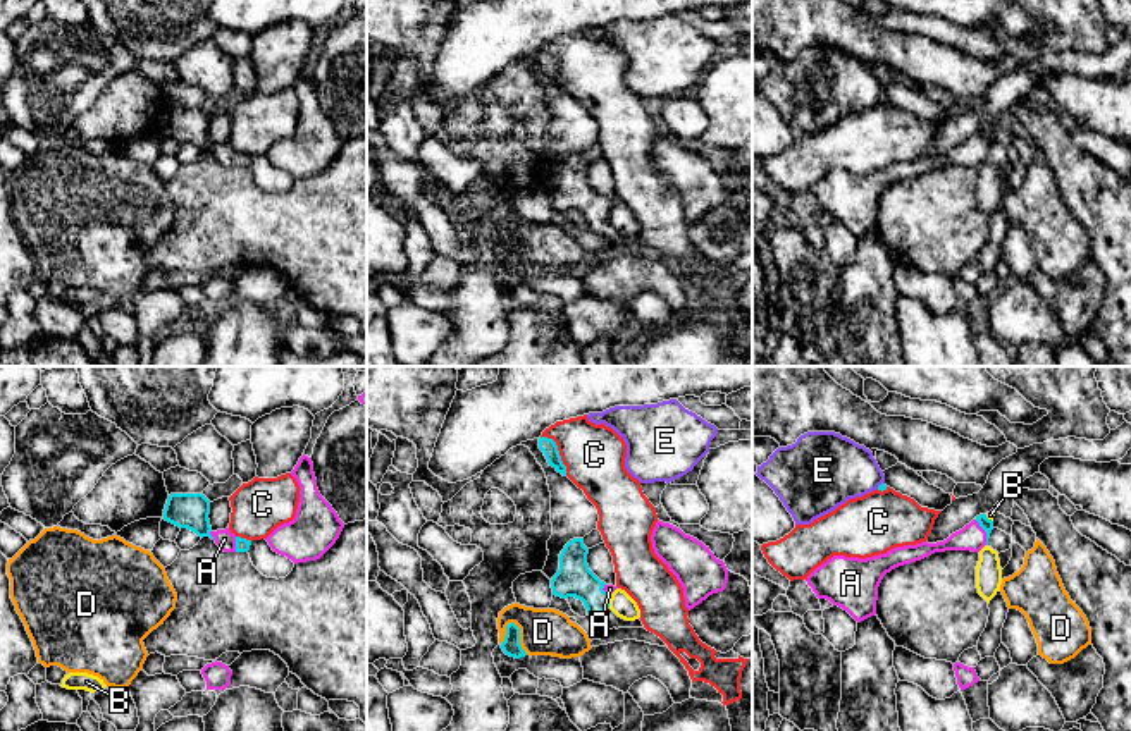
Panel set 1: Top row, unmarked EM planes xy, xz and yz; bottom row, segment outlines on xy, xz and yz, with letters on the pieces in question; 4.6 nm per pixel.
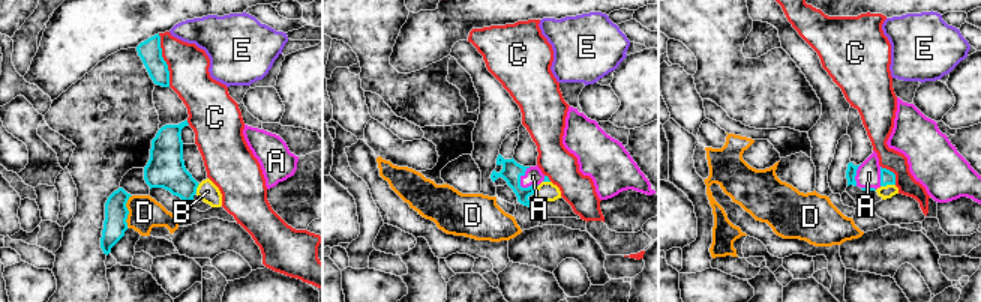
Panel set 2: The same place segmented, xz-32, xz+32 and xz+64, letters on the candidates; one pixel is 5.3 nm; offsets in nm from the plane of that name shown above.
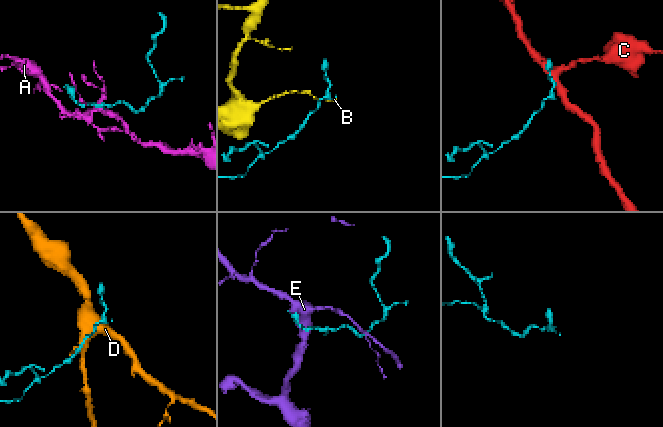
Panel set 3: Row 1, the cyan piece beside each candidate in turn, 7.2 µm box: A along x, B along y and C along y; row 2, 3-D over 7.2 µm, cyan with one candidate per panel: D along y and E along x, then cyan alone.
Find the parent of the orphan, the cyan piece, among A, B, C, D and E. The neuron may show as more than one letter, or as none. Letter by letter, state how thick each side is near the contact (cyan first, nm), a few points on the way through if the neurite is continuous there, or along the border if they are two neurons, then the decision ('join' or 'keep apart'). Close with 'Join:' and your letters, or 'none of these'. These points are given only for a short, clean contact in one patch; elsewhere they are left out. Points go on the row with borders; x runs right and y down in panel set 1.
A: 60/120 nm | across yz (985, 523), (985, 530), (971, 537) | join
B: 170/110 nm | along xz (611, 594), (608, 606) | keep apart
C: 80/280 nm | keep apart
D: 90/220 nm | keep apart
E: 40/320 nm | keep apart
Join: A

